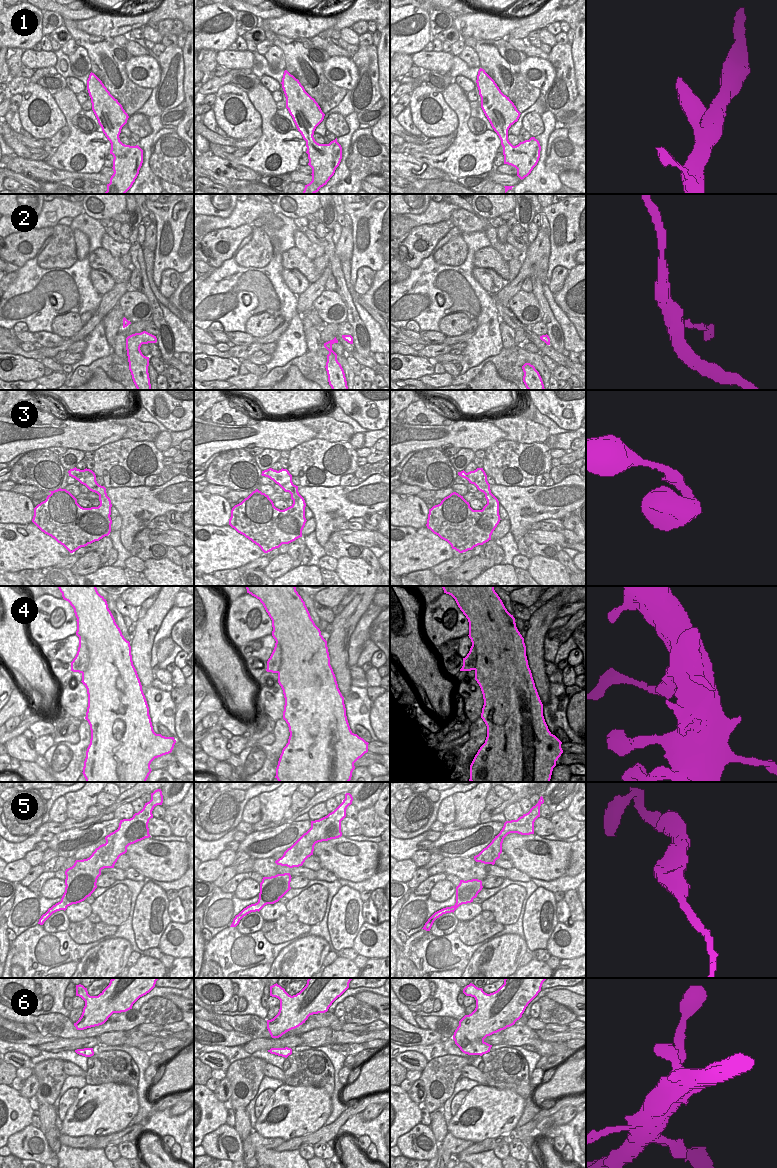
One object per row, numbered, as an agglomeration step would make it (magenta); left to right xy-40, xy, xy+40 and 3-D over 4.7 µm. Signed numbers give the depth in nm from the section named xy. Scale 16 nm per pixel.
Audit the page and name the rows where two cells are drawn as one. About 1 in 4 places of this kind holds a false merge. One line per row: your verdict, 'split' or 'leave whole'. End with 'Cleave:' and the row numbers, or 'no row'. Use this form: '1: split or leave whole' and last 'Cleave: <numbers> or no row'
1: leave whole
2: leave whole
3: leave whole
4: split
5: leave whole
6: leave whole
Cleave: 4

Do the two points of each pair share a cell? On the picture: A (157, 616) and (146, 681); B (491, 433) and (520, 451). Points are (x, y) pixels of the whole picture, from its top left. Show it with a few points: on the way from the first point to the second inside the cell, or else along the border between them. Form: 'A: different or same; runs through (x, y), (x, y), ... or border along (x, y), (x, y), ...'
A: same; runs through (145, 632), (143, 637), (143, 665)
B: different; border along (504, 439), (497, 440), (485, 450)

